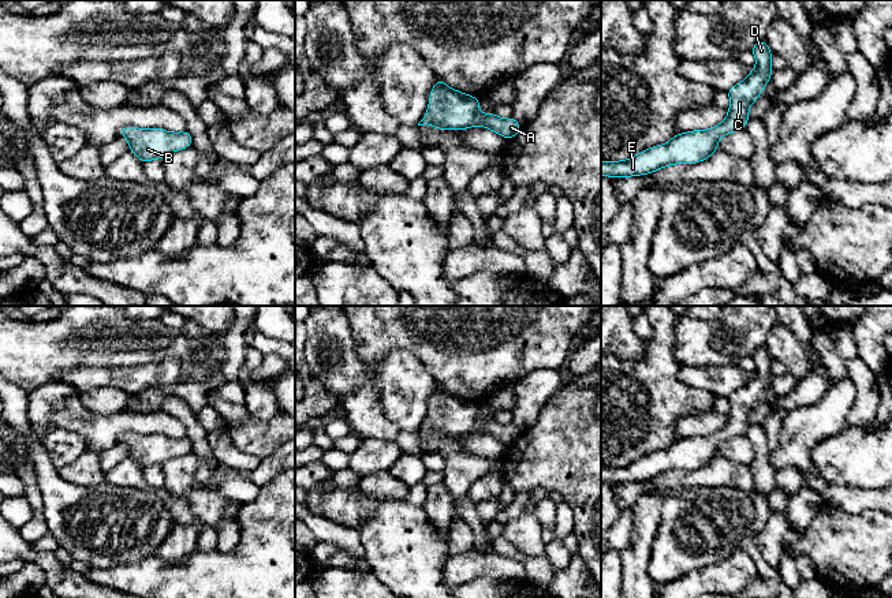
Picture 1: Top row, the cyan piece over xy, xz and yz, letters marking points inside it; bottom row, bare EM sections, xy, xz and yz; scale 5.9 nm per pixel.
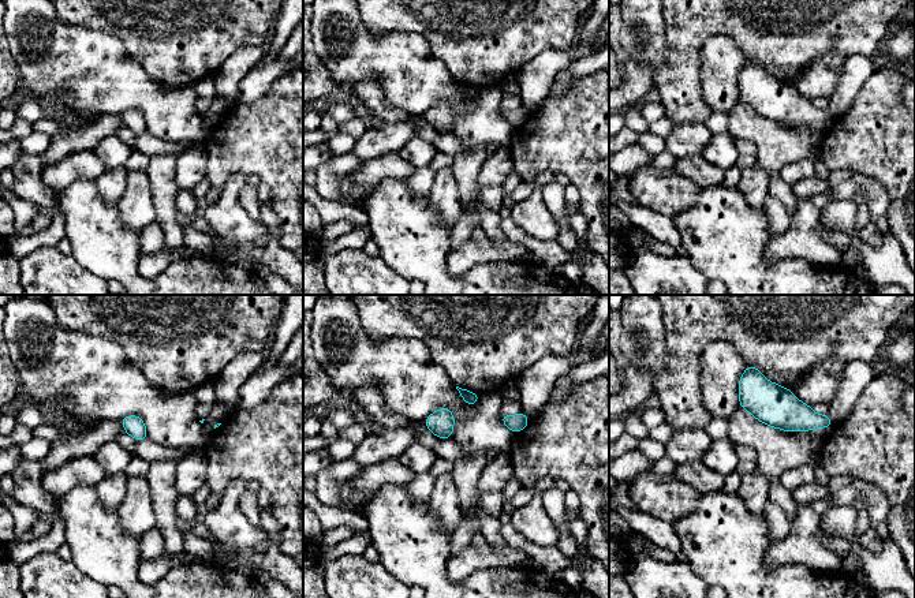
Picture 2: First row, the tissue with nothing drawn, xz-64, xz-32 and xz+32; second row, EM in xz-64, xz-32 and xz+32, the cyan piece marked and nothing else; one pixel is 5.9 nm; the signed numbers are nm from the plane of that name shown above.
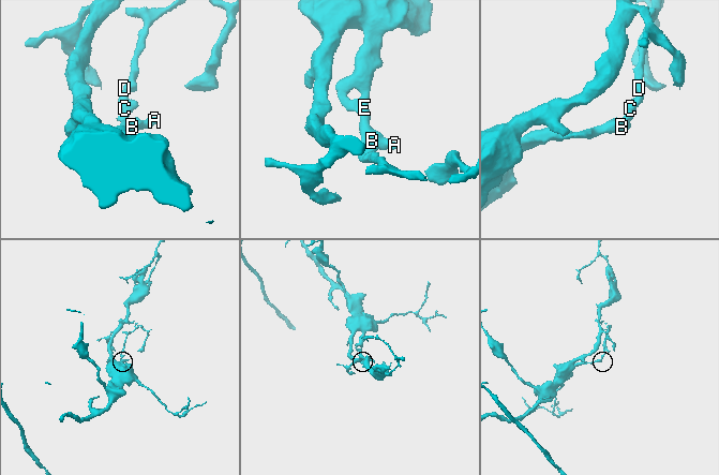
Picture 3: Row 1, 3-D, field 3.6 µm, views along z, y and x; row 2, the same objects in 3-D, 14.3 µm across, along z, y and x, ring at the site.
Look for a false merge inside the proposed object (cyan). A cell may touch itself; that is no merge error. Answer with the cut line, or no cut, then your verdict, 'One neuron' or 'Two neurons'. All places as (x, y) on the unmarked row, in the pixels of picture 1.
No split. One neuron

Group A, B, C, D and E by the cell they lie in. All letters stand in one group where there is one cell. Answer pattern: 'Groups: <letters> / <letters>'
Groups: A B C D E

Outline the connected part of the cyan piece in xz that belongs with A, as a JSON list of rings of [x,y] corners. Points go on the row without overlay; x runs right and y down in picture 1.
[[[437,384],[430,396],[430,405],[425,423],[418,431],[430,430],[438,436],[464,436],[473,431],[482,431],[505,445],[514,444],[522,431],[514,425],[497,423],[493,416],[481,421],[478,416],[481,404],[471,403],[462,397],[449,395],[445,388]]]

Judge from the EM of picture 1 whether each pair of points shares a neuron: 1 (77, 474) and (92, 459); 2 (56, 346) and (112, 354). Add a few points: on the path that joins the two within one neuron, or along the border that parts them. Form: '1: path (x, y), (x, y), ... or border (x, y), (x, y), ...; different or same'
1: path (81, 470), (88, 463); same
2: path (70, 346), (99, 346); same

